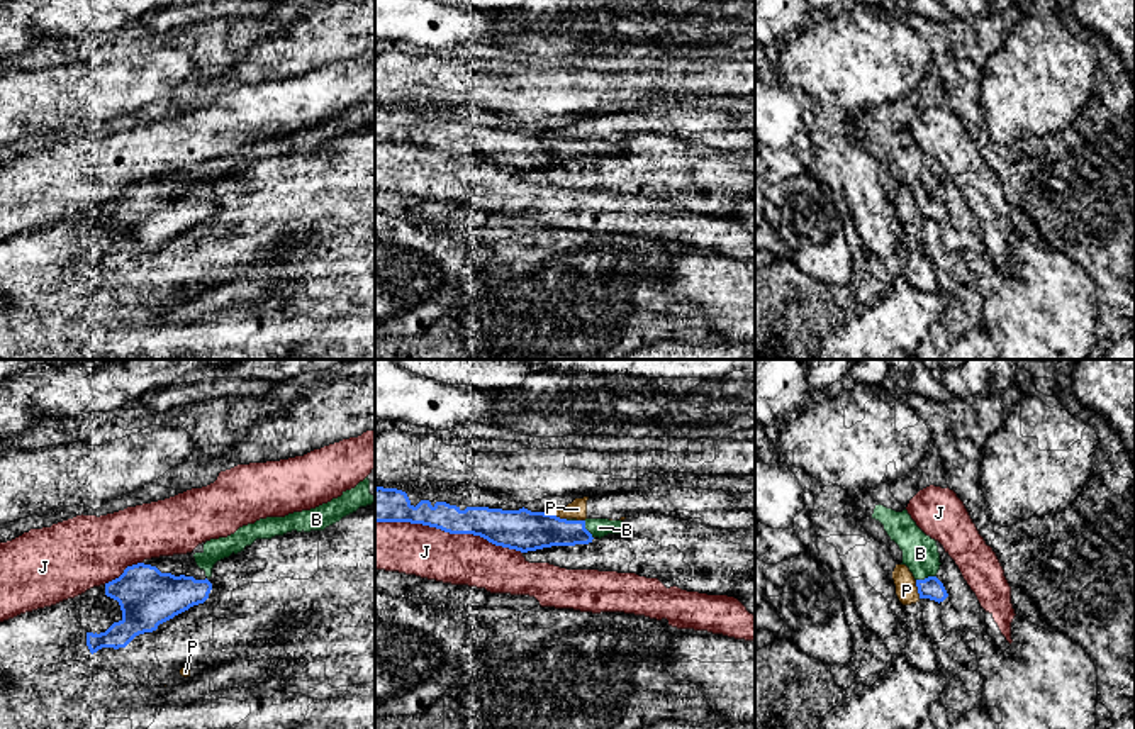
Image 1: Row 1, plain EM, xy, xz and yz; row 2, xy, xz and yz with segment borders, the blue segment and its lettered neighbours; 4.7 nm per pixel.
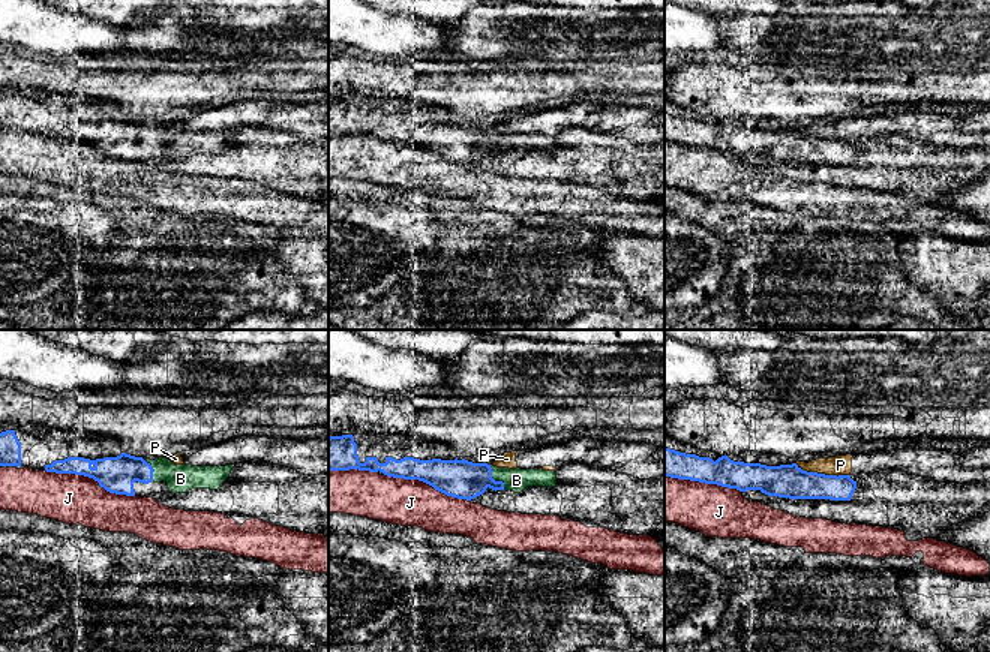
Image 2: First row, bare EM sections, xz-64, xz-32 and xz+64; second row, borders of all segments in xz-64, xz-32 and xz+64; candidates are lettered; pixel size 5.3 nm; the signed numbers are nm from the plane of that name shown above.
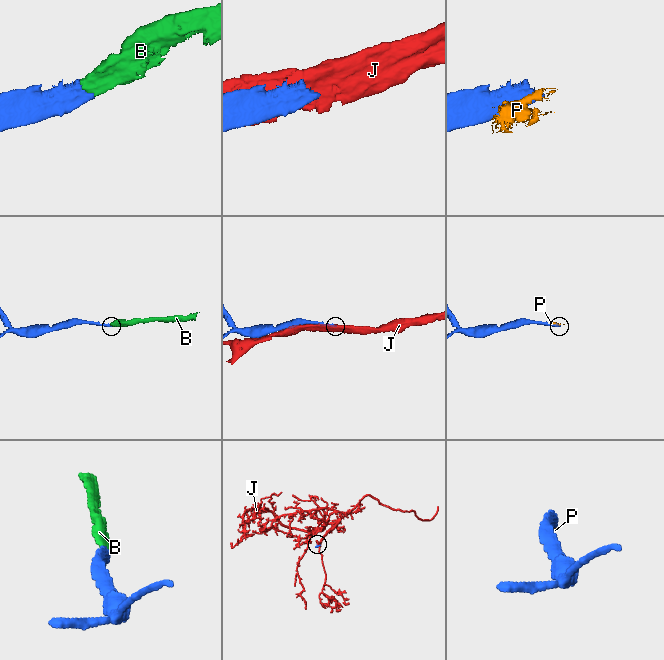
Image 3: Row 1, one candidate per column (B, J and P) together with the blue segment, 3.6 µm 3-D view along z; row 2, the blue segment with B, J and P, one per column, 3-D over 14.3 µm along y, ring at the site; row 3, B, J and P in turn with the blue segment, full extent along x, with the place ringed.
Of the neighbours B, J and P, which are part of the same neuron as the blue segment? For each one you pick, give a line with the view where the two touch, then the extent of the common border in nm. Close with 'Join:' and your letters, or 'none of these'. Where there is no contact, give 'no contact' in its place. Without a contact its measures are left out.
B: contact in yz; length 100 nm
Join: B

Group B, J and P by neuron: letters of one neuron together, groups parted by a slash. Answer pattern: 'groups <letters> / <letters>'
groups B / J / P

